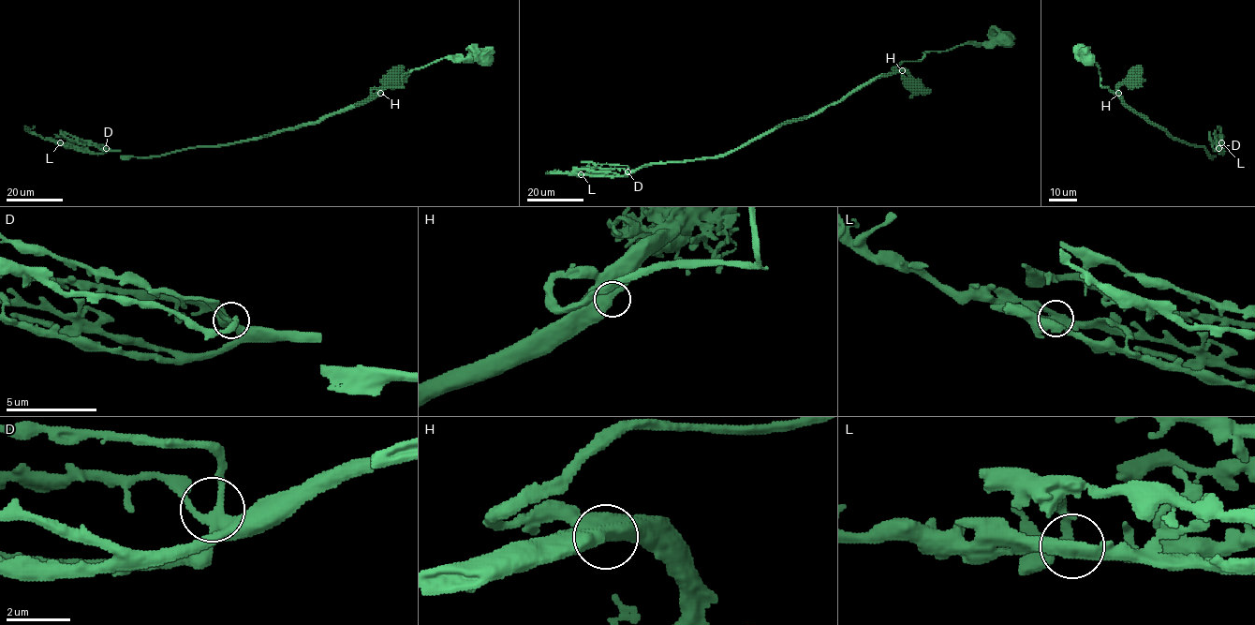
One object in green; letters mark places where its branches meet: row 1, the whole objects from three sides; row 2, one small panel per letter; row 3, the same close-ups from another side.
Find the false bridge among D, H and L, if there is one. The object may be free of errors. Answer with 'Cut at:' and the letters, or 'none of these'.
Cut at: none of these

